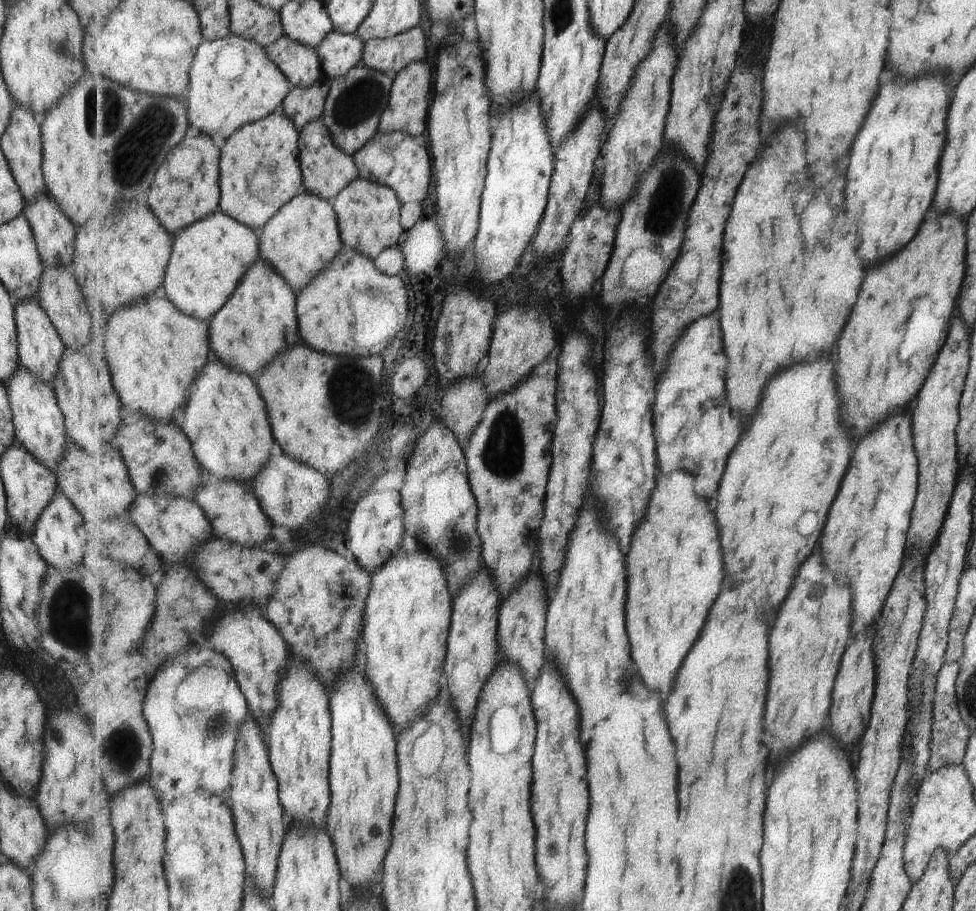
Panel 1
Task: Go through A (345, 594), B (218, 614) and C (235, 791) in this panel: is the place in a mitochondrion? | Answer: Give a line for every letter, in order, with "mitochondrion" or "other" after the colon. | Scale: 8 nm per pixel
A: other
B: other
C: other

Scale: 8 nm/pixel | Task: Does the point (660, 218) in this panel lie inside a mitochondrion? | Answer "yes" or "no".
yes

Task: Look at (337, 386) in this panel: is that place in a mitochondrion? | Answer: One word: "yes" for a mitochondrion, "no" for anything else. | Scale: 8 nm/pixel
yes

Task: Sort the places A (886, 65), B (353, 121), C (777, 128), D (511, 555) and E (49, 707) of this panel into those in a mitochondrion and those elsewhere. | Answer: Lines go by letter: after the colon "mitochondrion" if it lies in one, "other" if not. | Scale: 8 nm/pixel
A: other
B: mitochondrion
C: other
D: other
E: other

